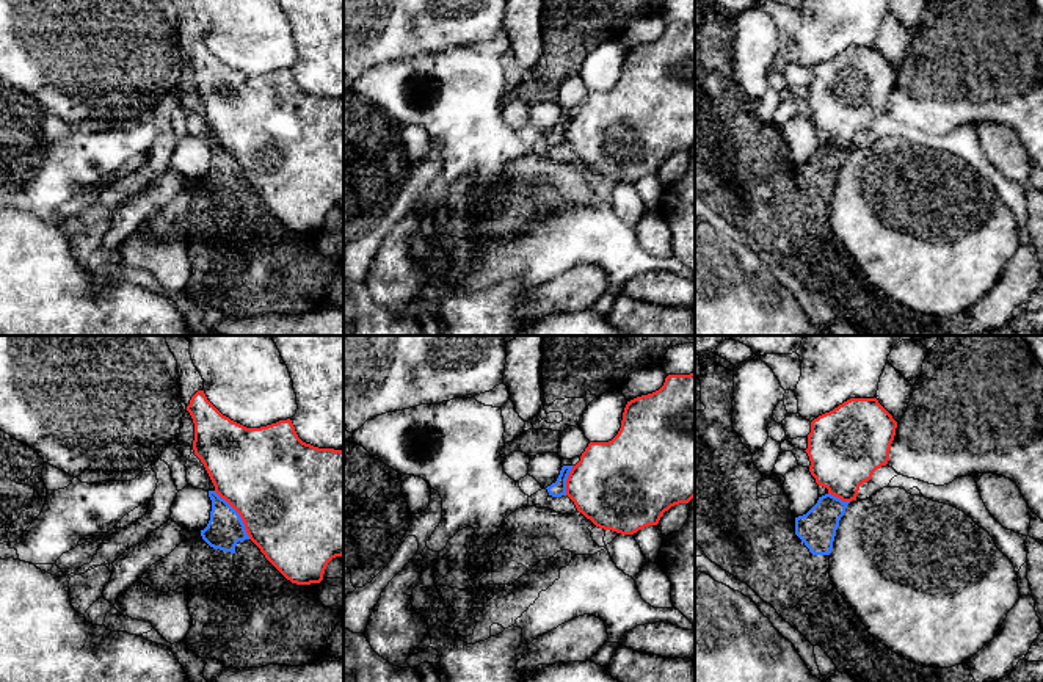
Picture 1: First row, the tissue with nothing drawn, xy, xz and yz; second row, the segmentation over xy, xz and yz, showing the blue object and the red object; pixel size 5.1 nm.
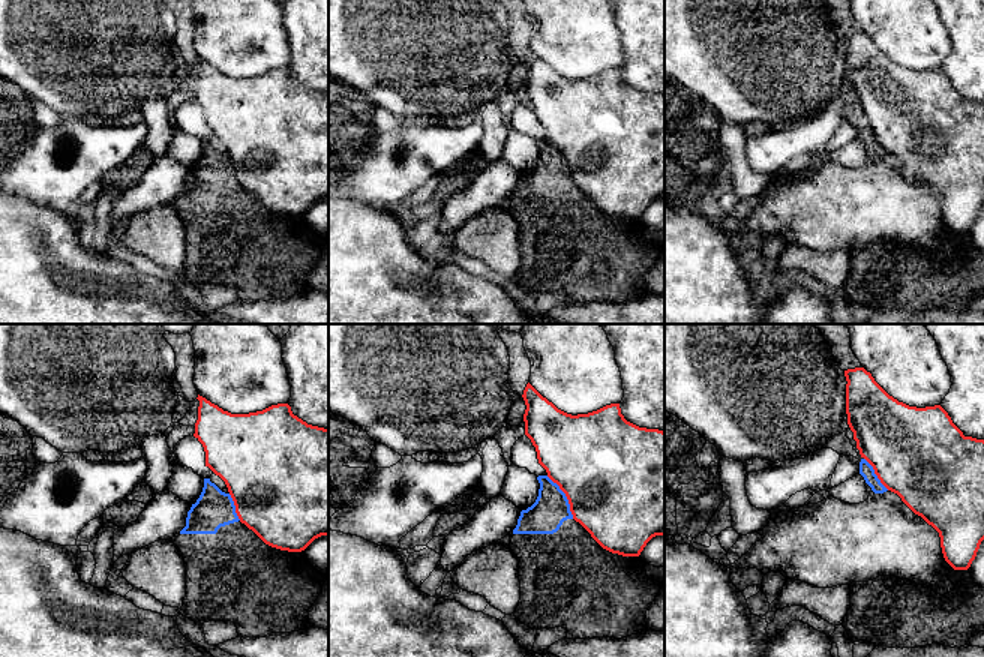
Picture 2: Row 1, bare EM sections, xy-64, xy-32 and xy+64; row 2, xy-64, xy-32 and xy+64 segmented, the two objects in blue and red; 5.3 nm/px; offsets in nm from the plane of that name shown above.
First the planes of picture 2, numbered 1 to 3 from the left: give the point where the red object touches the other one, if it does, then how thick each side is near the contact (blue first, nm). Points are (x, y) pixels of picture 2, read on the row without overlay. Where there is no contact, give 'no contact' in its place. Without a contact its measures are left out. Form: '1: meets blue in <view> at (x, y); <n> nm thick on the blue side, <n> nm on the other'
1: meets blue in xy-64 at (234, 171); 200 nm thick on the blue side, 500 nm on the other
2: meets blue in xy-32 at (566, 161); 190 nm thick on the blue side, 500 nm on the other
3: meets blue in xy+64 at (875, 138); 80 nm thick on the blue side, 480 nm on the other

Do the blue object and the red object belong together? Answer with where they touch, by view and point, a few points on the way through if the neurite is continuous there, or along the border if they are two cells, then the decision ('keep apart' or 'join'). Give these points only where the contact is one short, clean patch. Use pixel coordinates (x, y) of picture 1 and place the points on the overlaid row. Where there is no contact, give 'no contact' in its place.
xy (239, 515) | along xy (214, 491), (239, 515), (250, 538) | keep apart

